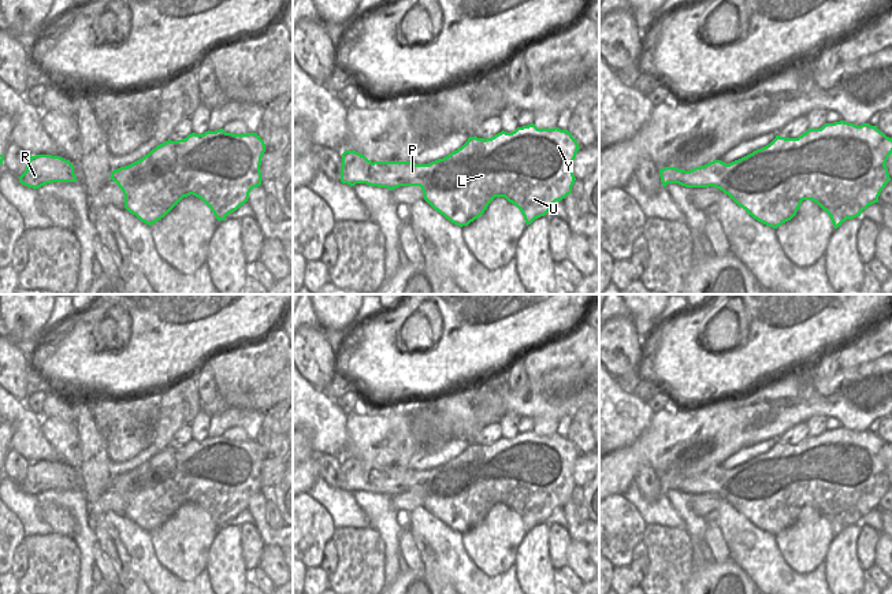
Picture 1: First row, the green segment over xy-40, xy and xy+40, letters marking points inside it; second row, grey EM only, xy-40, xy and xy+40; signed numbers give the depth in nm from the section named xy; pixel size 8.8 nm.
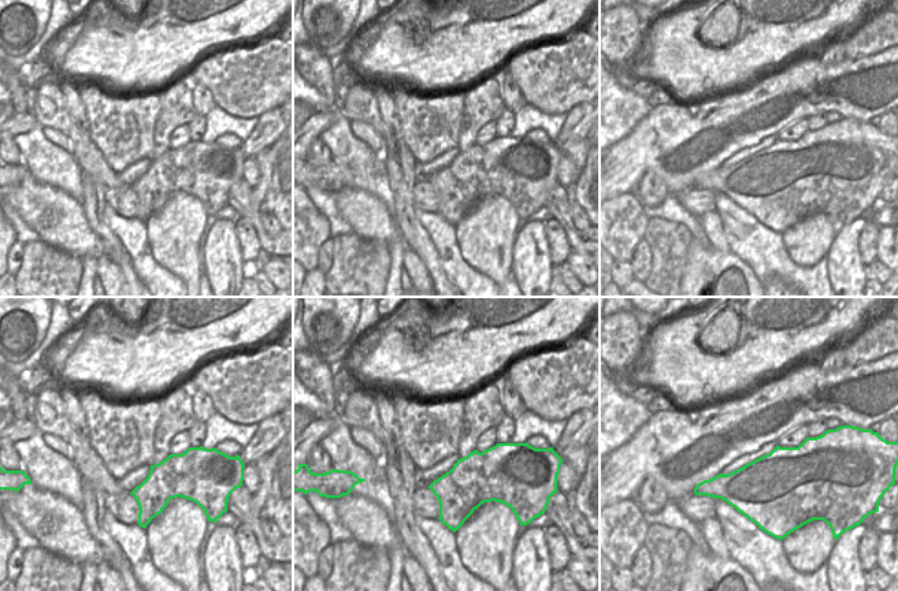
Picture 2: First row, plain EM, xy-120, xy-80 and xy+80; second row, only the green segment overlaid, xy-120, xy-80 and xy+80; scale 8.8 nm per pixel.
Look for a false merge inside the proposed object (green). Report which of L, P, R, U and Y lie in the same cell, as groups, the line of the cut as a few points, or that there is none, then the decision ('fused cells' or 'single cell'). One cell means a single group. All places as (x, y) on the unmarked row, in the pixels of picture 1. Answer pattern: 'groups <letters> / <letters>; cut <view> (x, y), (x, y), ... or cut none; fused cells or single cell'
groups L P R U Y; cut none; single cell

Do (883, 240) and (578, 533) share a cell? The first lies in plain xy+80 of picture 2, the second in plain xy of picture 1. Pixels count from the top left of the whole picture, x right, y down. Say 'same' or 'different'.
different

